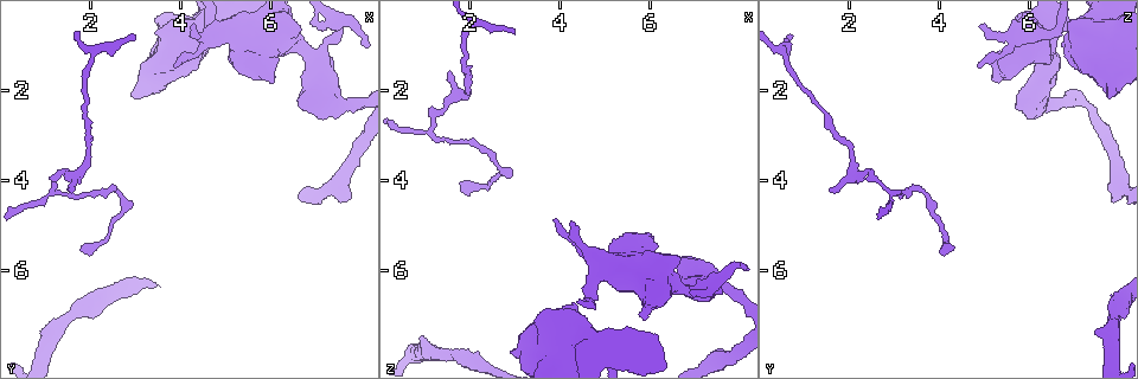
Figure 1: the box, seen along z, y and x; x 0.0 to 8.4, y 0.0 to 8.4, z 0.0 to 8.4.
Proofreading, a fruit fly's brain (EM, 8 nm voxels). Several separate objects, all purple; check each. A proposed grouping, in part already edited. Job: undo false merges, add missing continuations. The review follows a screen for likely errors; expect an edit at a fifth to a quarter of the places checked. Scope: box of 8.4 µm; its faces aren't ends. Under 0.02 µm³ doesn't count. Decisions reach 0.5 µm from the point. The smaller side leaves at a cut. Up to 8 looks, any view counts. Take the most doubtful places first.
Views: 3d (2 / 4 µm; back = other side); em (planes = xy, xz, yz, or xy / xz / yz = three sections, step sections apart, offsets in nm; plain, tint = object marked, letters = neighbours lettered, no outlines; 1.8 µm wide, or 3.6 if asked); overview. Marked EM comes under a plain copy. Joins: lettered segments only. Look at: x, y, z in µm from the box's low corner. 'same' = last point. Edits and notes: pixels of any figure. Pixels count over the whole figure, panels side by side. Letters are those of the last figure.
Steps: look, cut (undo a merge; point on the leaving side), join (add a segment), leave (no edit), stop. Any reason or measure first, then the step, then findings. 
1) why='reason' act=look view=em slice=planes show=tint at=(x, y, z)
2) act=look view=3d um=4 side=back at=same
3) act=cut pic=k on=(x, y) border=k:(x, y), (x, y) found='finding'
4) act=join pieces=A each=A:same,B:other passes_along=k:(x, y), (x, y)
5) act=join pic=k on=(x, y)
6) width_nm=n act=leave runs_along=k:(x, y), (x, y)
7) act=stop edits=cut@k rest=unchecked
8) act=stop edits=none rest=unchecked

why='branch stops here' act=look view=em slice=xz step=16 show=tint at=(1.60, 4.25, 1.55)

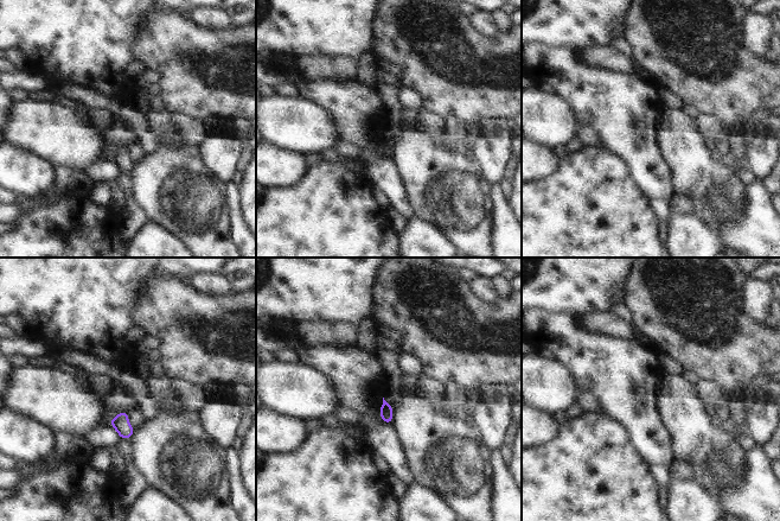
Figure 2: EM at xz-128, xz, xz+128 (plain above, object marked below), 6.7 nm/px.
act=look view=em slice=planes show=tint at=same

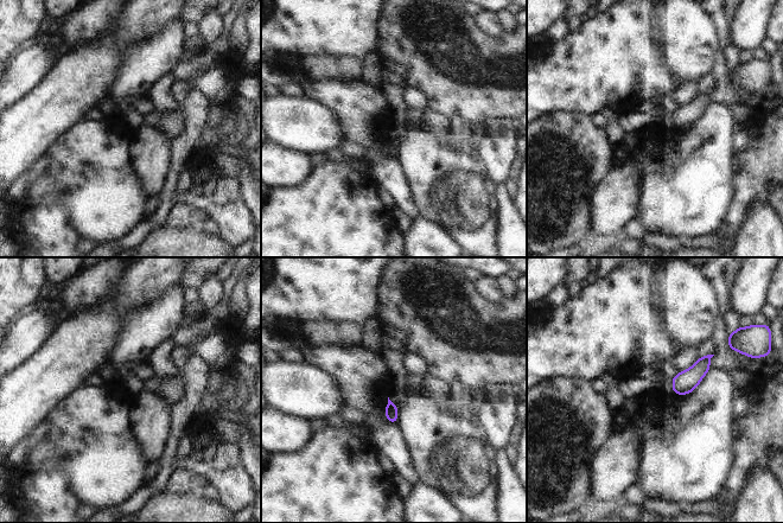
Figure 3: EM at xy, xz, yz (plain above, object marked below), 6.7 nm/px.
act=look view=em slice=planes show=letters at=same

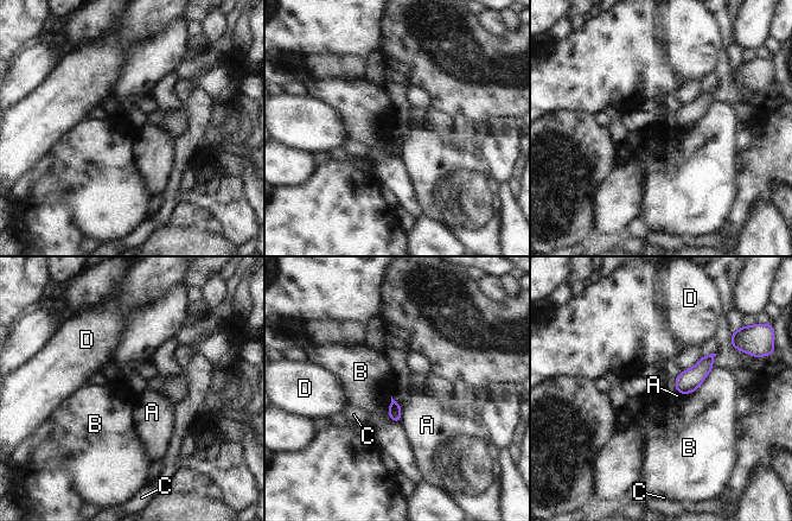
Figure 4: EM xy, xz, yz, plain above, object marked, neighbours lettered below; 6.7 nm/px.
width_nm=80 act=leave each=A:other,B:other,C:other,D:other border=4:(390, 396), (389, 417), (398, 423) found='none of them fits'

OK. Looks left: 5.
act=look view=em slice=planes show=letters at=(3.05, 0.85, 0.70)

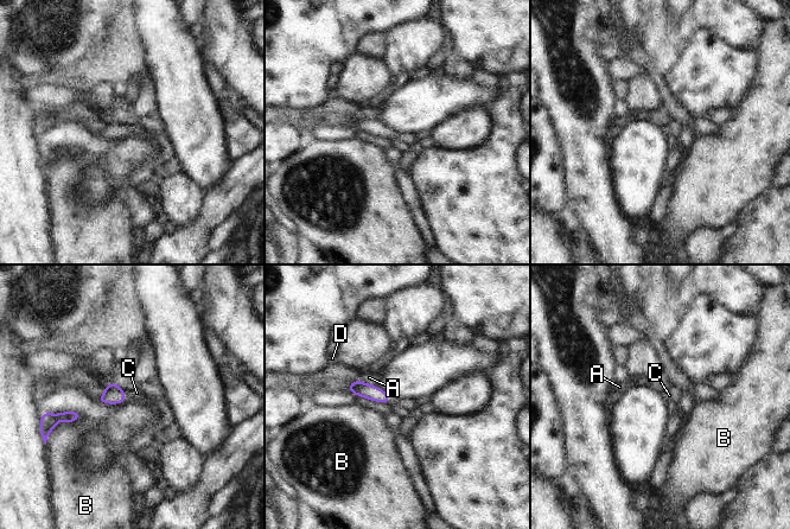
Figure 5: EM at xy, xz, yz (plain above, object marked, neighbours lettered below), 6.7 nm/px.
width_nm=90 longest_contact=B:200nm act=join pieces=C each=A:other,B:other,C:same,D:other found='the cell continues'

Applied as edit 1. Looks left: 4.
why='end of a long branch' act=look view=em slice=xy step=4 show=tint at=(1.80, 5.50, 4.10)

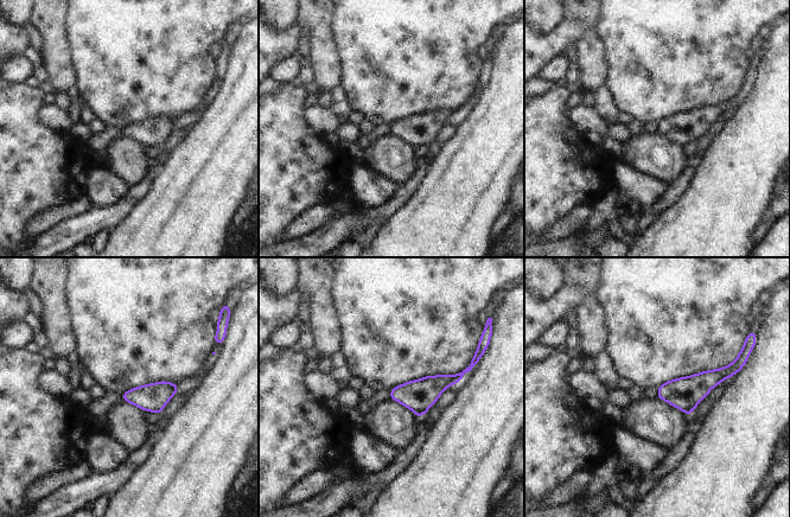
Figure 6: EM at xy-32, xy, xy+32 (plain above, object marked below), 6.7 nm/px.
why='another direction' act=look view=em slice=planes show=letters at=same

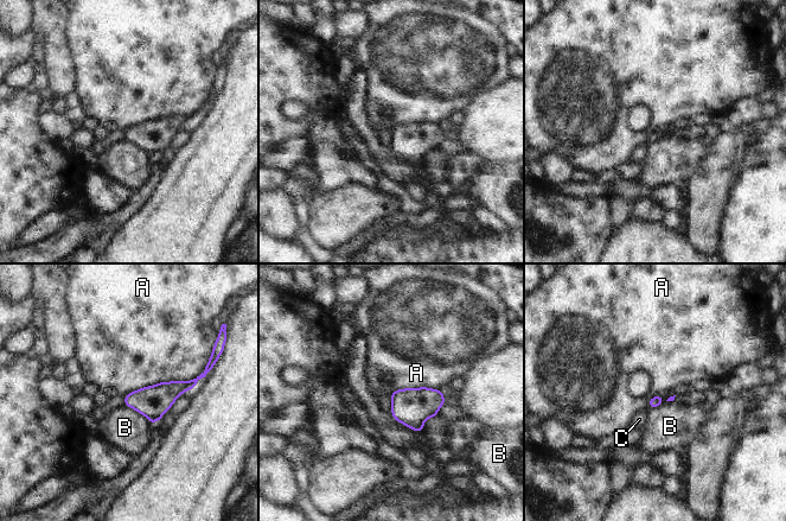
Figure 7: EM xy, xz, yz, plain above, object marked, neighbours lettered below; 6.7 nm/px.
act=leave each=A:other,B:other,C:other border=7:(204, 369), (125, 396) found='none of them fits'

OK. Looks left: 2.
act=stop edits=join@5 rest=unchecked

